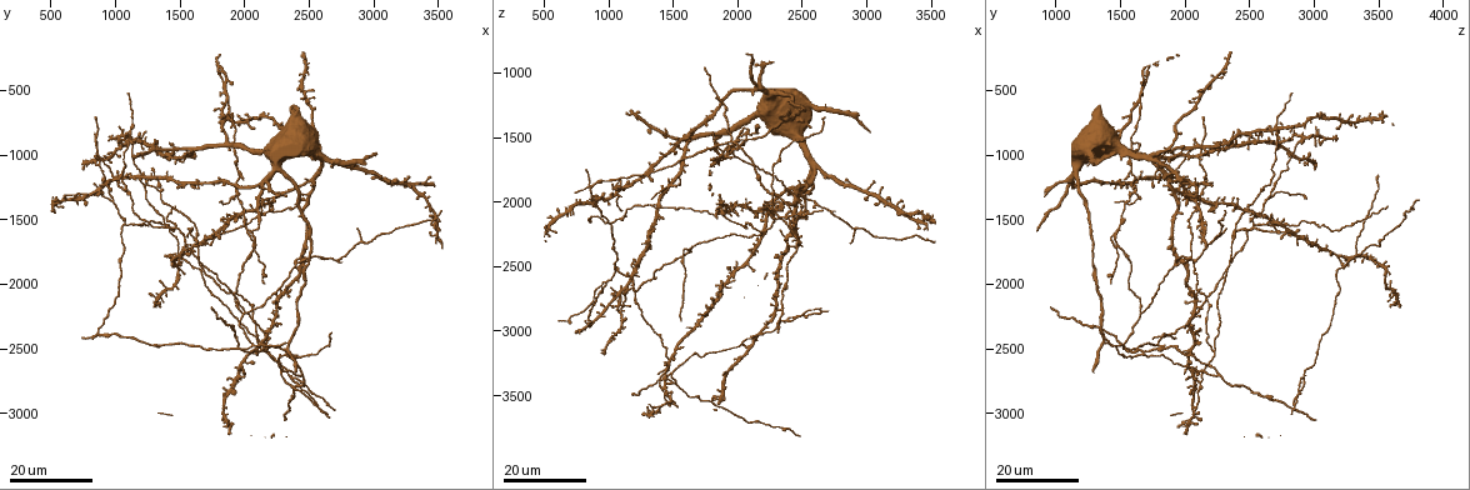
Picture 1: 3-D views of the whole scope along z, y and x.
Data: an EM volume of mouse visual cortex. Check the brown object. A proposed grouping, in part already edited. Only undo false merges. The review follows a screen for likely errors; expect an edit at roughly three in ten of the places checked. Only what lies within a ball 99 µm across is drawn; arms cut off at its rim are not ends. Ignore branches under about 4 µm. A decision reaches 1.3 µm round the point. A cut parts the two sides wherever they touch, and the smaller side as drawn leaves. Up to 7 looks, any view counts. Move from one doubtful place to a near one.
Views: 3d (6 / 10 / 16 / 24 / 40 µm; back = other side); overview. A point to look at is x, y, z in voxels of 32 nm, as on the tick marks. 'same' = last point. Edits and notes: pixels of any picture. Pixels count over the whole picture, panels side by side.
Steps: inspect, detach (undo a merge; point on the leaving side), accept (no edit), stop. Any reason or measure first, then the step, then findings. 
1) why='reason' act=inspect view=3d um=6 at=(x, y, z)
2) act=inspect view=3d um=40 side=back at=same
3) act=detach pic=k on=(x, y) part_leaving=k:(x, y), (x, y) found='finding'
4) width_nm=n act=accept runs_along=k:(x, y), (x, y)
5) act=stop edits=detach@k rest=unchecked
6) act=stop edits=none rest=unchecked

why='thin neck' act=inspect view=3d um=24 at=(2340, 2680, 2920)

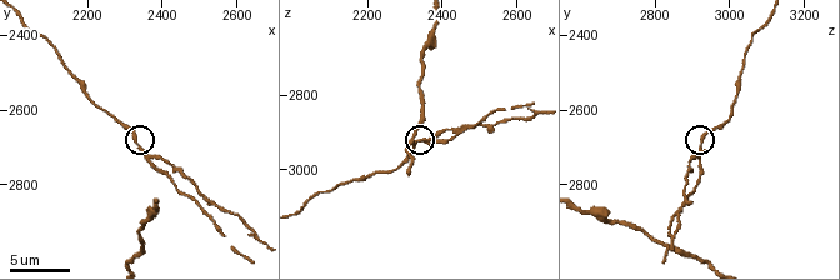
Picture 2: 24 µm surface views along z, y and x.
why='zoom in' act=inspect view=3d um=10 at=(2350, 2700, 2920)

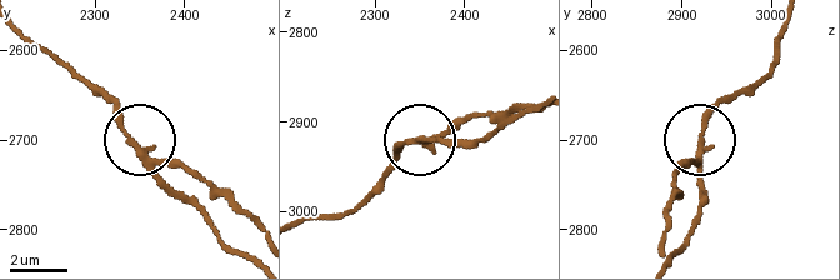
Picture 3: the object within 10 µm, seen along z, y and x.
act=detach pic=3 on=(186, 166) part_leaving=3:(148, 158), (180, 160), (253, 221) found='a second cell is stuck on'

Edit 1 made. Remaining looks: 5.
why='arms part here' act=inspect view=3d um=24 at=(2180, 2540, 2220)

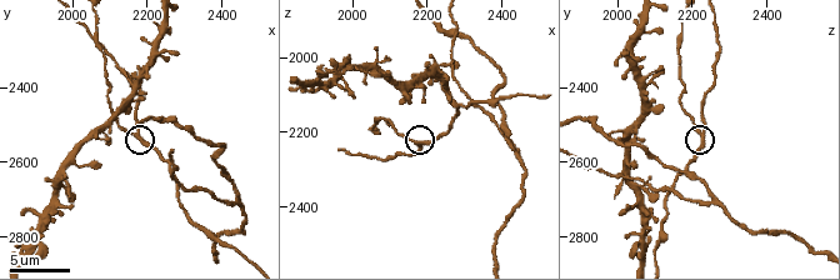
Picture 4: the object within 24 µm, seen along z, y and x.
act=inspect view=3d um=6 at=(2170, 2520, 2230)

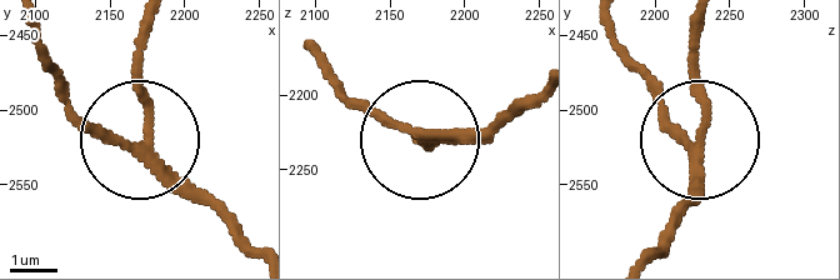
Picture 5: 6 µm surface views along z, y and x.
arms=3 act=accept runs_along=5:(143, 20), (146, 139), (234, 231) found='continuous, no second cell'

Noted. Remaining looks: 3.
why='three-way junction' act=inspect view=3d um=24 at=(2480, 1820, 1920)

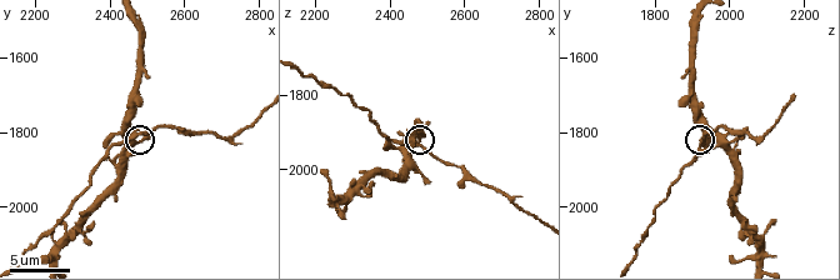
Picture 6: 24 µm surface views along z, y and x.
act=inspect view=3d um=6 at=(2480, 1800, 1940)

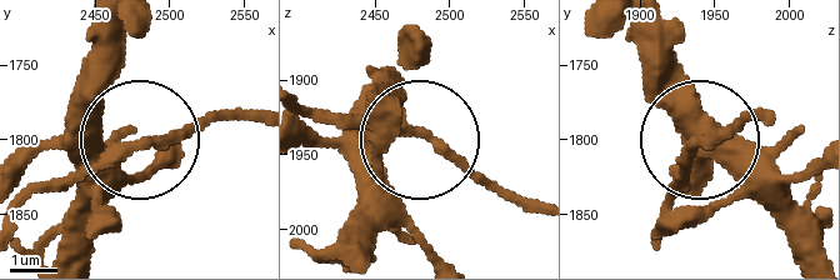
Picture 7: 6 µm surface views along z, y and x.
width_nm=200 act=accept found='one cell here'

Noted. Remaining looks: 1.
act=stop edits=detach@3 rest=unchecked

